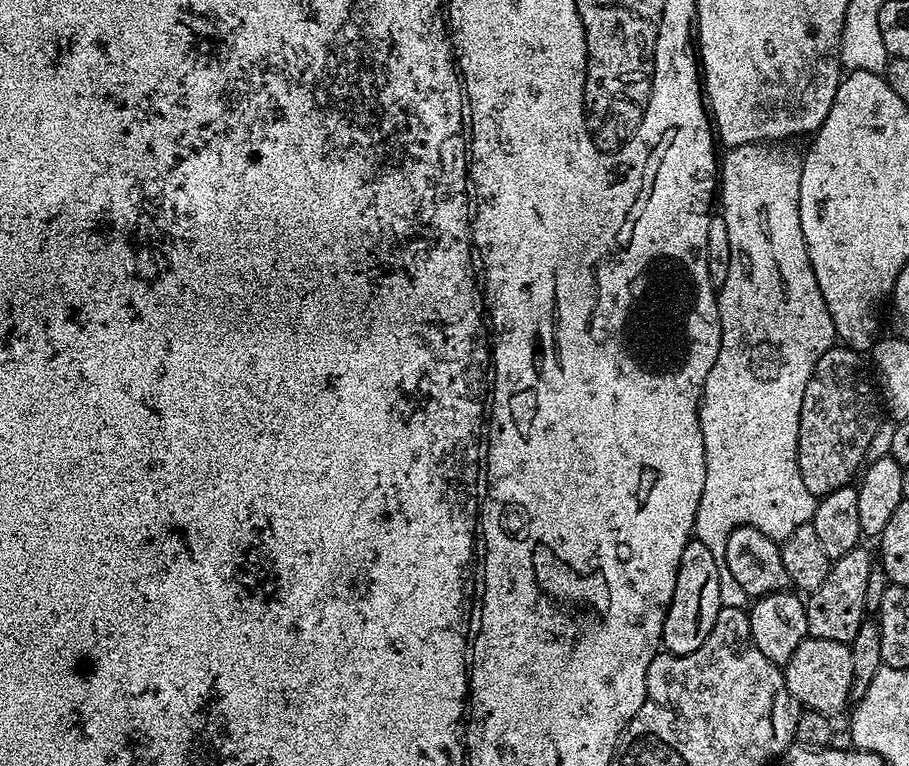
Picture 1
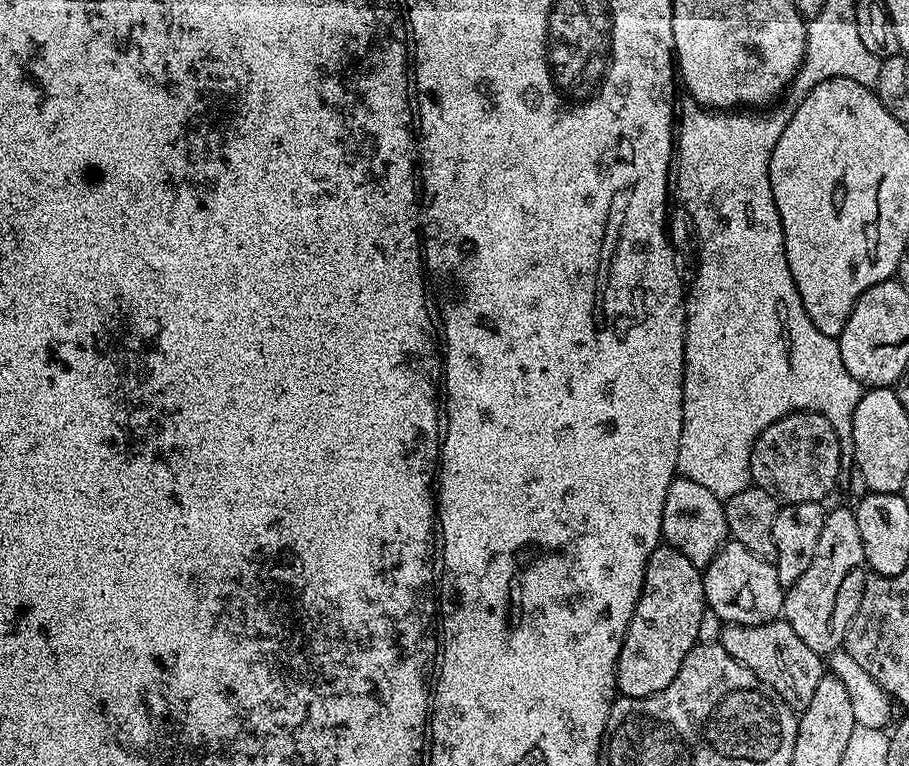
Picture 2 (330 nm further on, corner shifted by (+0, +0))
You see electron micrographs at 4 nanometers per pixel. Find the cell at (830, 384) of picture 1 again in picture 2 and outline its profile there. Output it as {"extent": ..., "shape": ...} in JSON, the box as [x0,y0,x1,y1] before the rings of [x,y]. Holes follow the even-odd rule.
{"extent":[748,412,842,504],"shape":[[[792,412],[758,434],[748,455],[751,483],[784,504],[823,501],[840,476],[840,448],[842,441],[825,416],[817,412]]]}

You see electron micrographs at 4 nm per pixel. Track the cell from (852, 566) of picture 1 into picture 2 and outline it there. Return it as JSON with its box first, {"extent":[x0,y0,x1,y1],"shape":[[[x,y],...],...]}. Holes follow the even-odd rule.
{"extent":[783,507,865,654],"shape":[[[851,507],[825,511],[814,562],[810,562],[806,574],[785,591],[783,619],[794,626],[794,634],[798,634],[810,650],[821,654],[837,651],[843,645],[846,630],[858,610],[865,575],[862,538],[858,535],[855,511]]]}

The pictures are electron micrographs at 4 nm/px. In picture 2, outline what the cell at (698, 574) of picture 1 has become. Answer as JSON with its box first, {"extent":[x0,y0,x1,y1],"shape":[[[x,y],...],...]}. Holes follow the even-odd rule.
{"extent":[616,546,706,698],"shape":[[[661,546],[650,554],[648,565],[644,571],[644,585],[636,603],[634,614],[628,623],[628,629],[622,642],[620,657],[616,663],[616,686],[620,696],[630,698],[646,698],[650,694],[658,694],[678,678],[678,670],[682,670],[682,662],[686,654],[696,645],[698,625],[702,622],[702,614],[706,611],[704,602],[704,578],[701,569],[686,558],[678,550]]]}

